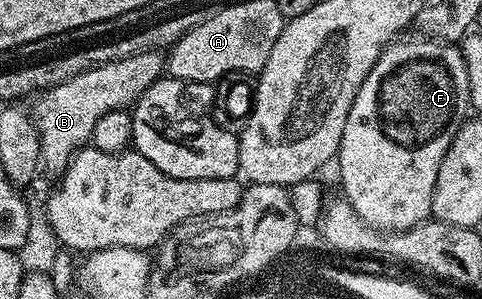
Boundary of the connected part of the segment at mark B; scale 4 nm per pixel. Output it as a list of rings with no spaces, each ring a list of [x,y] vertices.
[[[161,52],[133,53],[119,61],[109,61],[92,67],[56,87],[46,90],[32,105],[32,116],[42,148],[41,164],[53,175],[60,175],[74,158],[74,154],[90,141],[96,127],[96,119],[108,115],[108,111],[129,110],[142,92],[163,76],[164,57]]]

